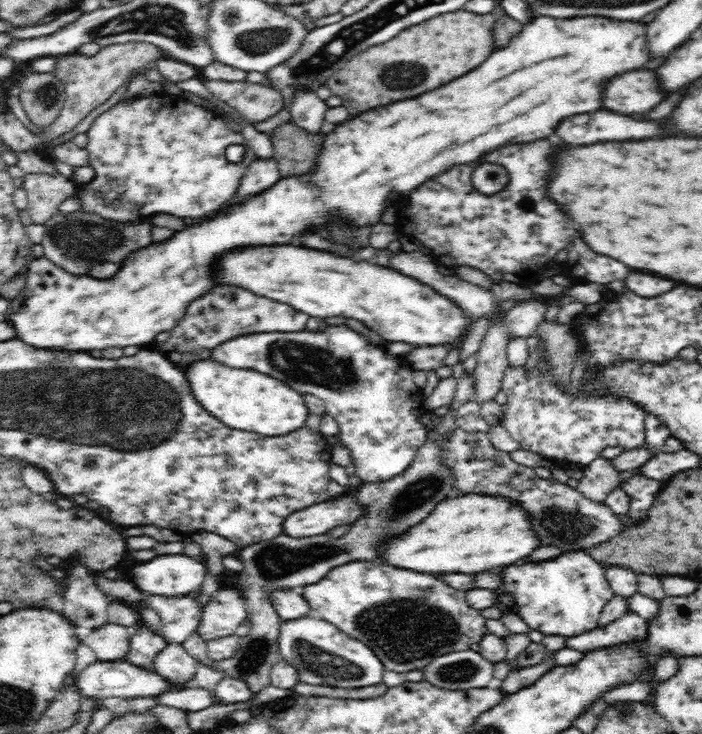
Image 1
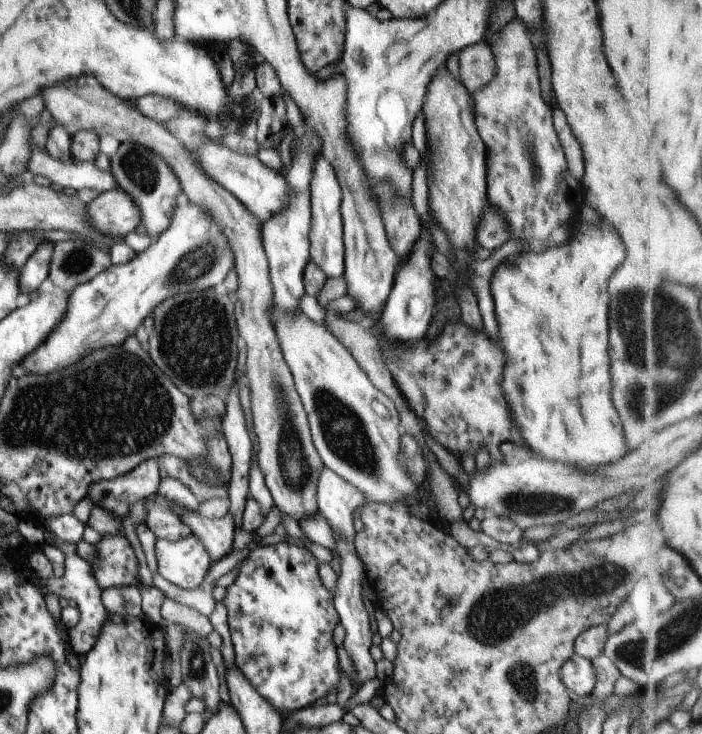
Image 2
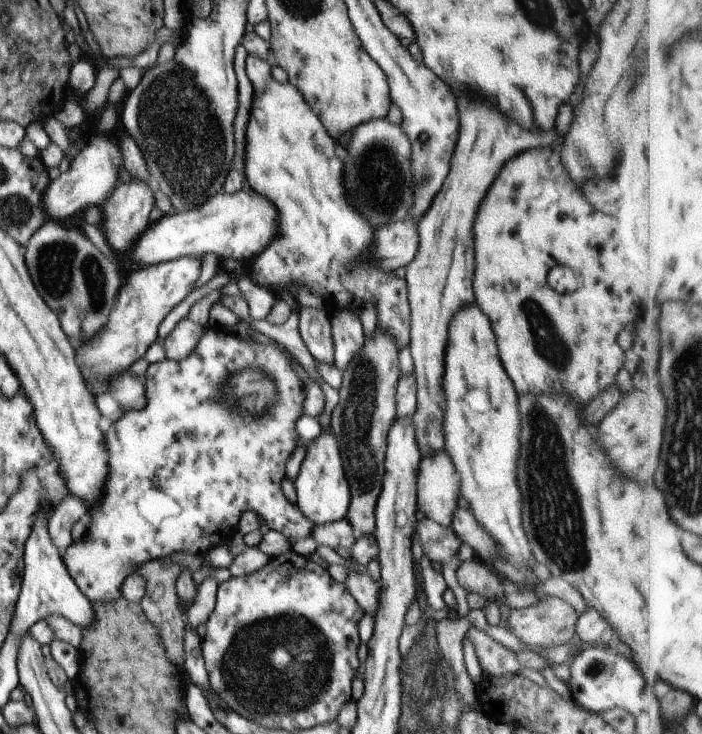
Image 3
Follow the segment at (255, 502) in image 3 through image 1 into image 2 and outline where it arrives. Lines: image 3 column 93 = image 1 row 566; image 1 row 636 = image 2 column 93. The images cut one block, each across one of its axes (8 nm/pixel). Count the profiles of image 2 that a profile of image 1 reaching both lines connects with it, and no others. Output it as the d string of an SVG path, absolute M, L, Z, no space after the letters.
M103 534L94 546L95 564L91 566L99 590L138 586L137 559L124 536Z

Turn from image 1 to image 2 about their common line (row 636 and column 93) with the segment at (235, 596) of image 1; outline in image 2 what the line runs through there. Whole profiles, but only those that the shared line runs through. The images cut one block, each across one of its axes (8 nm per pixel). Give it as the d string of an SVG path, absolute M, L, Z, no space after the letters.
M120 188L99 192L86 205L86 215L95 232L109 236L112 241L121 241L140 225L137 206Z

